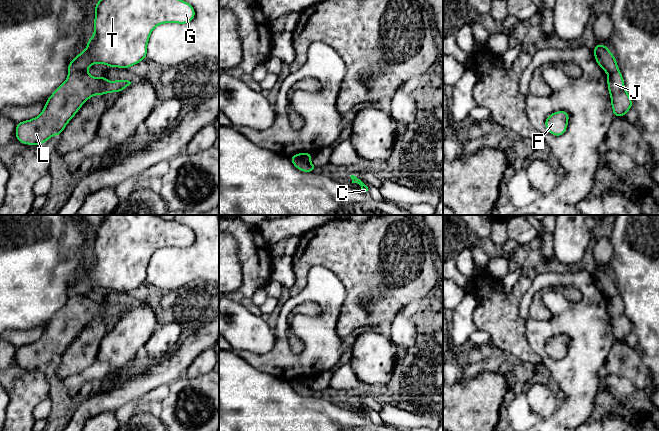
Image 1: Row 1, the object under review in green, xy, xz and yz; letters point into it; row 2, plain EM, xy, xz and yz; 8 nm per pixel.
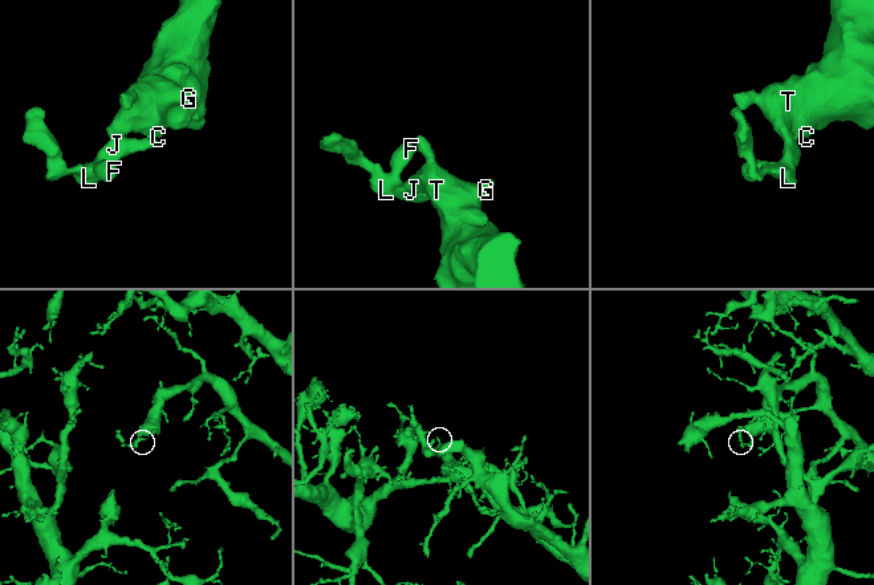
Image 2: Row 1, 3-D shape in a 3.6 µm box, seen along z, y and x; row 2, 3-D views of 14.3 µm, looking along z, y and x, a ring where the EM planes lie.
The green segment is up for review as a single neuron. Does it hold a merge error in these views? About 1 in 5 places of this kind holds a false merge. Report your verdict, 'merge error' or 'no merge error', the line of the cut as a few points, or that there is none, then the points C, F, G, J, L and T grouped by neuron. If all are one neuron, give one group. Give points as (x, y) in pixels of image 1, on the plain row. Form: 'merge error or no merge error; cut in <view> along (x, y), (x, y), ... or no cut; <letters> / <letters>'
merge error; cut in xy along (85, 294), (76, 294), (69, 297); C G T / F J L

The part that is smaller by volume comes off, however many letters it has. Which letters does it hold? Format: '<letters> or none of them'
F, J, L

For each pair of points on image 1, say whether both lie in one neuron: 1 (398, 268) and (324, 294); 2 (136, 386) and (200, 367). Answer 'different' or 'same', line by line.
1: different
2: different

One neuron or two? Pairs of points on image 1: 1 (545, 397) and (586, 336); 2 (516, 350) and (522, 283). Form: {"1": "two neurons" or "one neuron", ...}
{"1": "two neurons", "2": "one neuron"}

